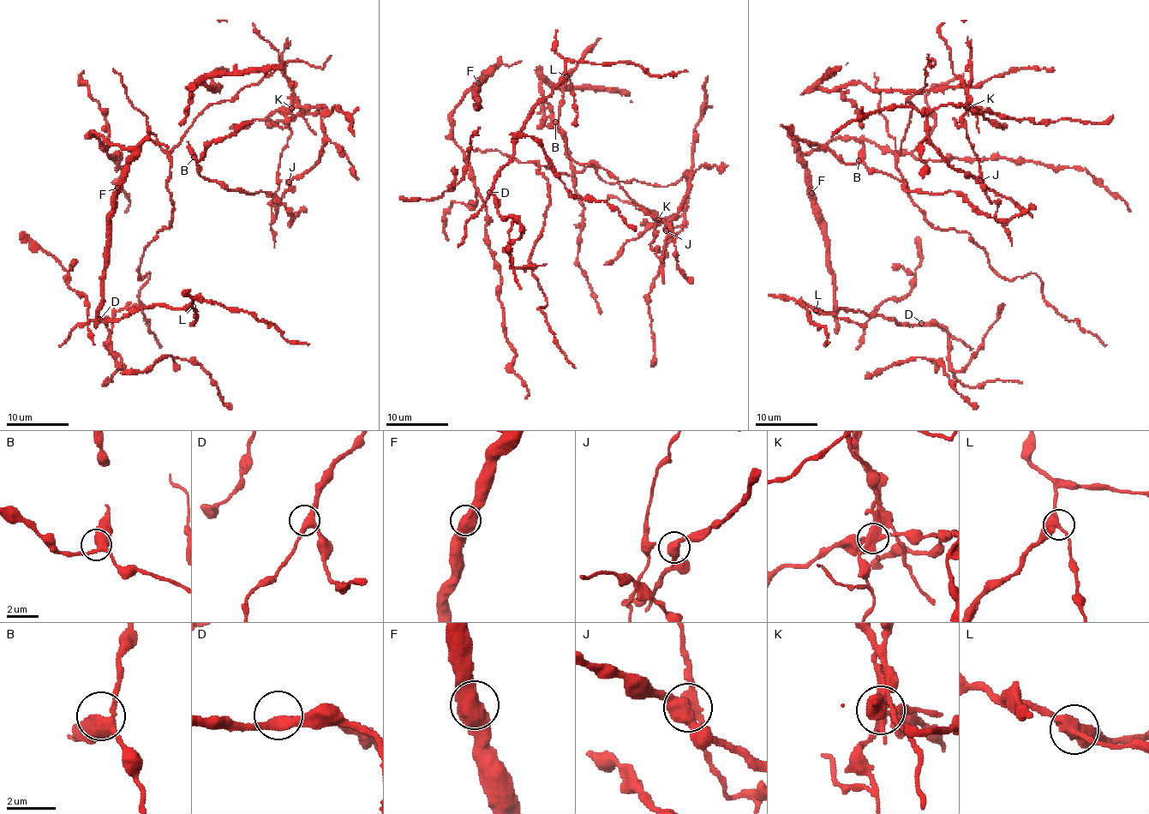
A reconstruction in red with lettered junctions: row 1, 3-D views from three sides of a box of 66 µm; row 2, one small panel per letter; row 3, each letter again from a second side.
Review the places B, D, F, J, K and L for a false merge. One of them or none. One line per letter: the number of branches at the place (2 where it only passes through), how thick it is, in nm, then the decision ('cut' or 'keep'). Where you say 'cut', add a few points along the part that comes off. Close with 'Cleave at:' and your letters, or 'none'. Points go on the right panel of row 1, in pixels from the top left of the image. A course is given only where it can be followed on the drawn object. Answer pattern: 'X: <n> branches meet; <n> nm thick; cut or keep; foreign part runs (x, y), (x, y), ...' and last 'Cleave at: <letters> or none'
B: 3 branches meet; 400 nm thick; keep
D: 3 branches meet; 360 nm thick; keep
F: 3 branches meet; 440 nm thick; keep
J: 3 branches meet; 400 nm thick; keep
K: 6 branches meet; 420 nm thick; cut
L: 3 branches meet; 400 nm thick; keep
Cleave at: K

